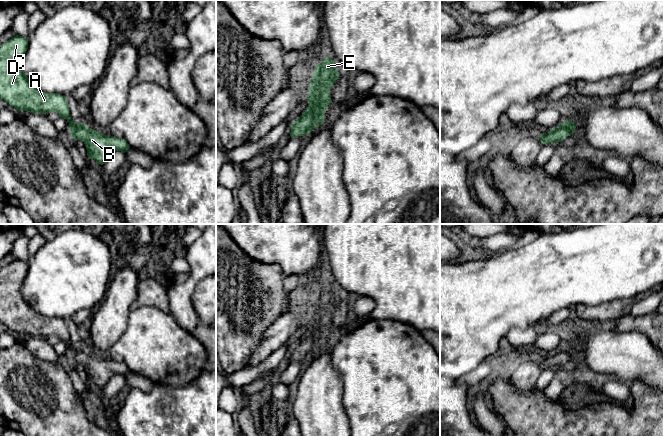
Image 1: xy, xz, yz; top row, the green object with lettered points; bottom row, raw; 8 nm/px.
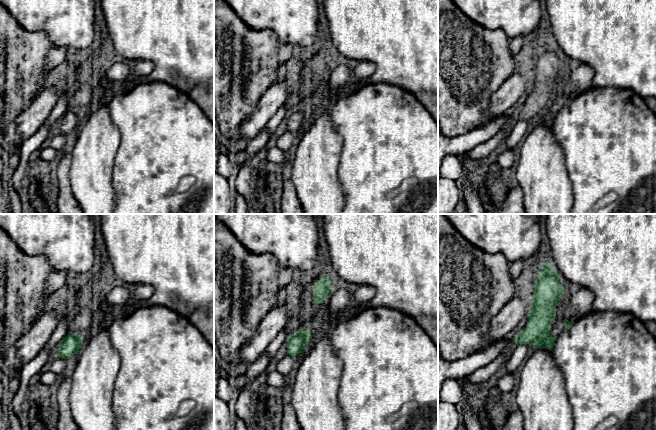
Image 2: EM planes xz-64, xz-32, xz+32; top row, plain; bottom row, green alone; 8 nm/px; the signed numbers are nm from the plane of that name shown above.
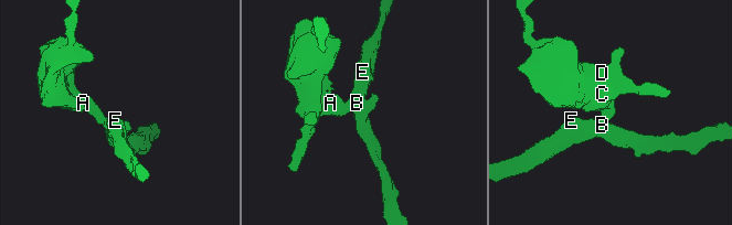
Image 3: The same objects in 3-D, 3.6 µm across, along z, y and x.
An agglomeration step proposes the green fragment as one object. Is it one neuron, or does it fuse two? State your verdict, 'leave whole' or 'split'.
leave whole

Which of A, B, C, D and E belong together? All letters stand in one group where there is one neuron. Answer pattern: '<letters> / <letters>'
A B C D E

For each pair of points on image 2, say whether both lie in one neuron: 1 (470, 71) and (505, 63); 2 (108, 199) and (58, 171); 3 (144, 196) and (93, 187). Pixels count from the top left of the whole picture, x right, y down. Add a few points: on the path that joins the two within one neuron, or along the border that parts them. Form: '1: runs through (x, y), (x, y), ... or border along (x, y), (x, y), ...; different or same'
1: runs through (479, 63), (496, 63); same
2: border along (71, 154), (69, 182), (72, 194), (76, 199); different
3: border along (114, 167), (113, 188), (116, 203); different

